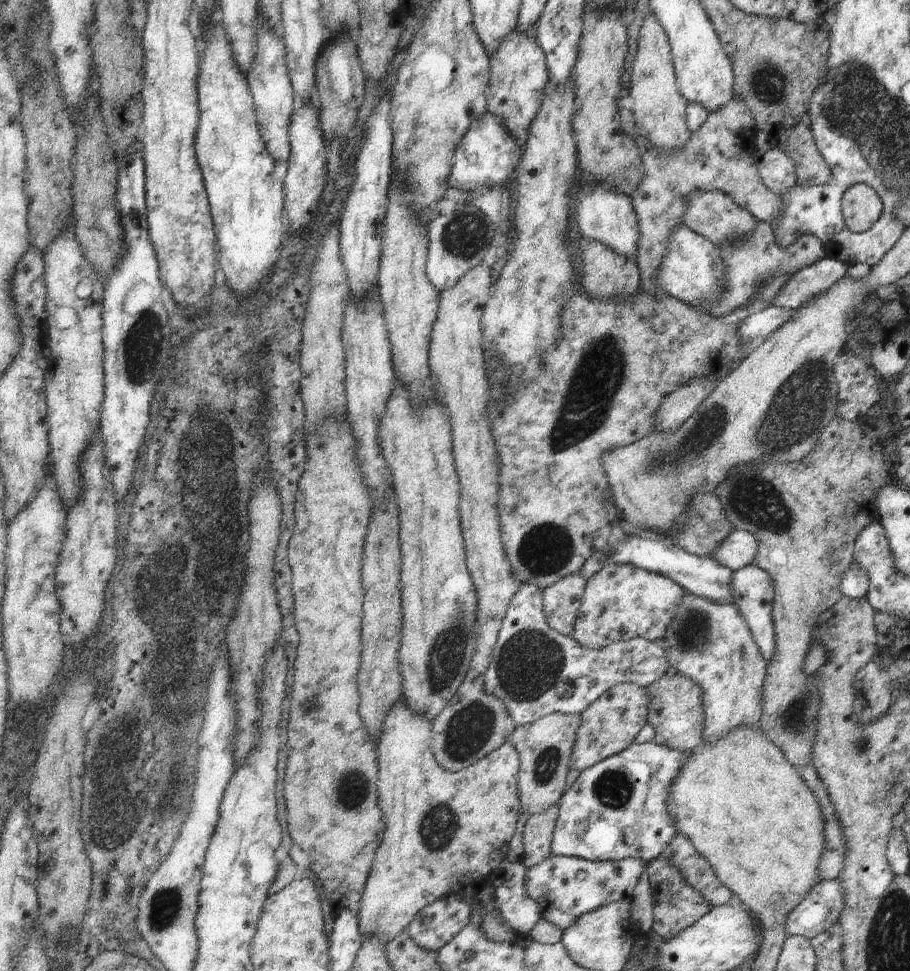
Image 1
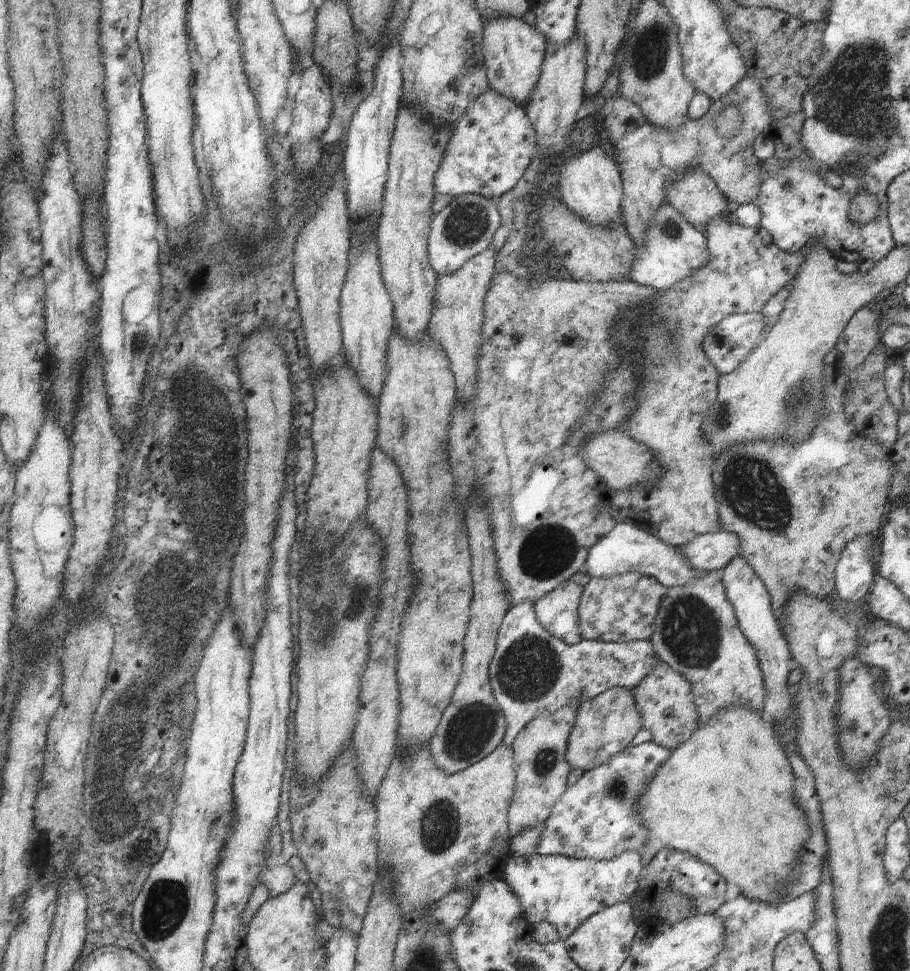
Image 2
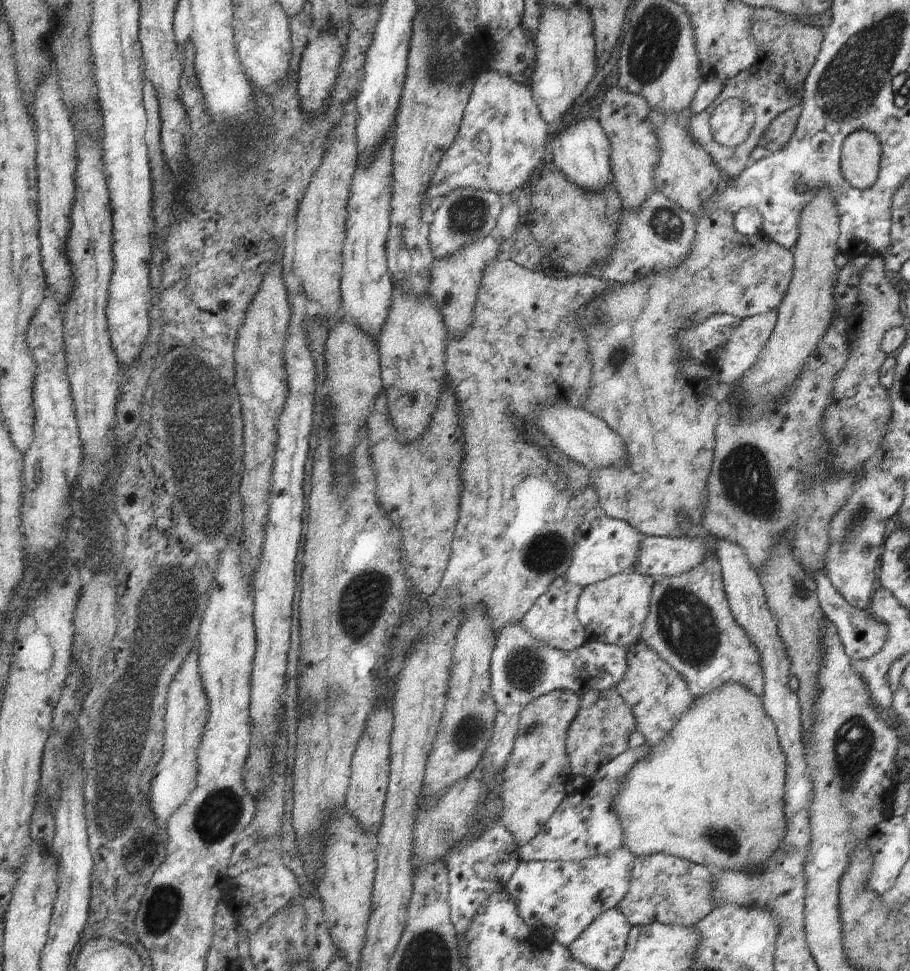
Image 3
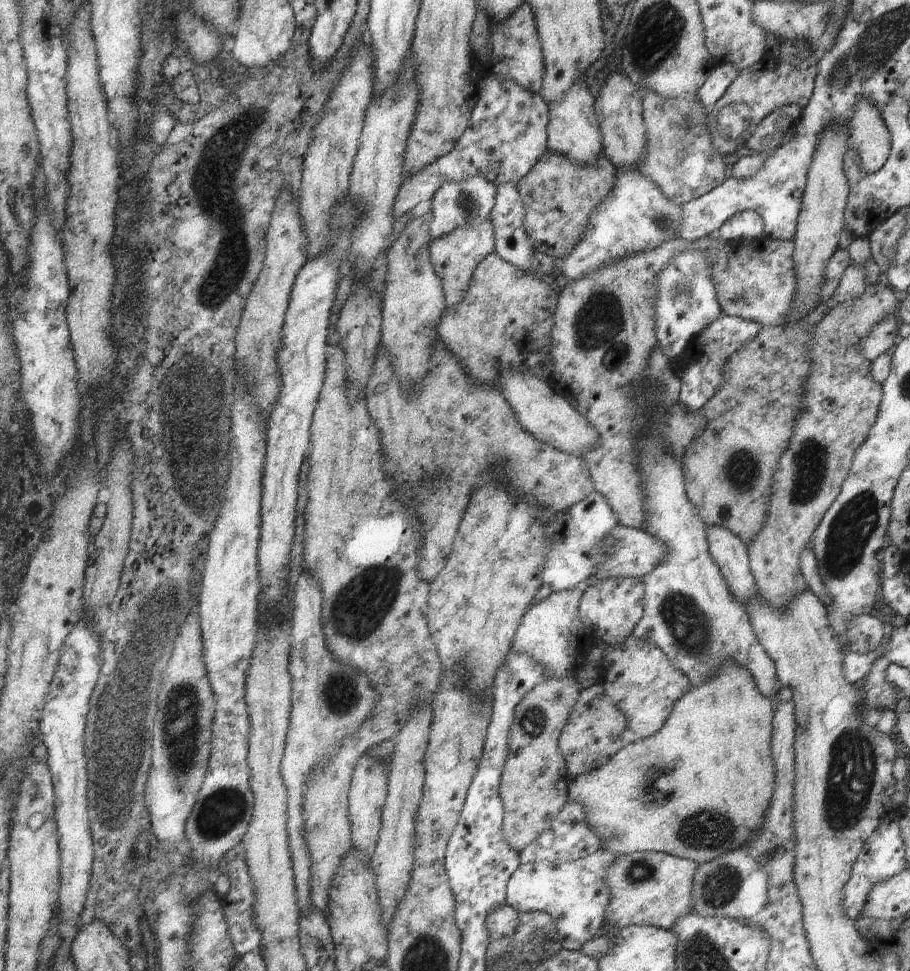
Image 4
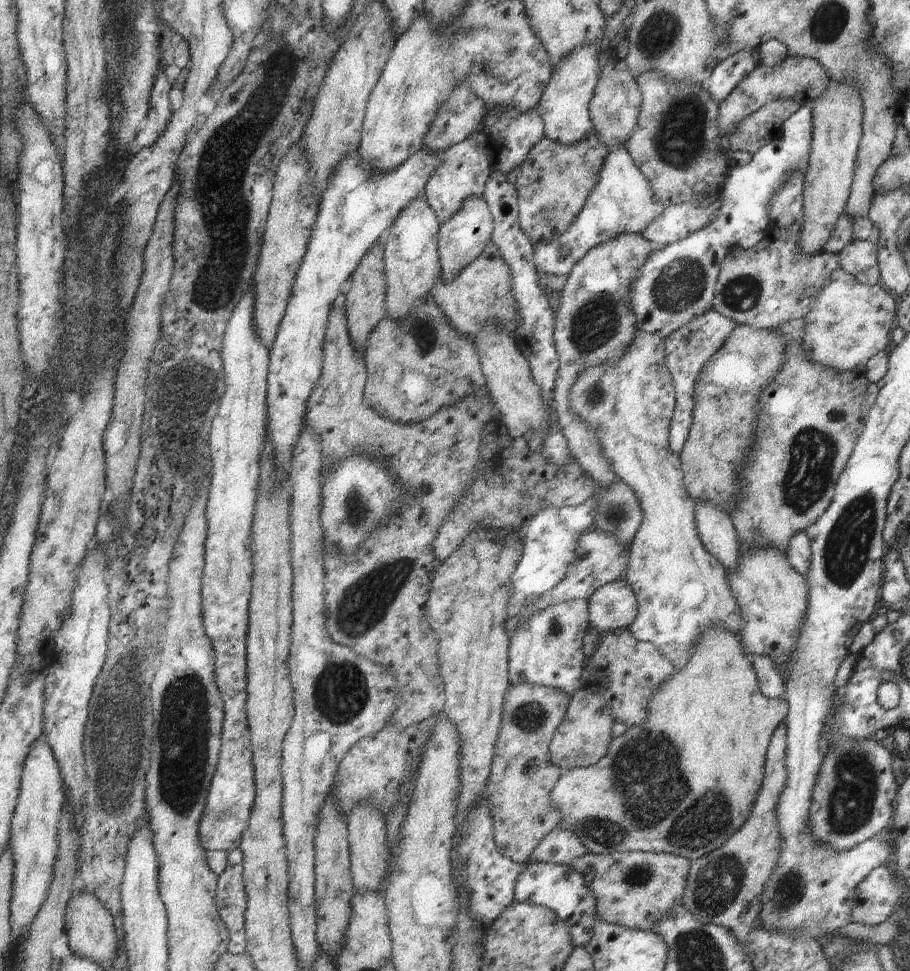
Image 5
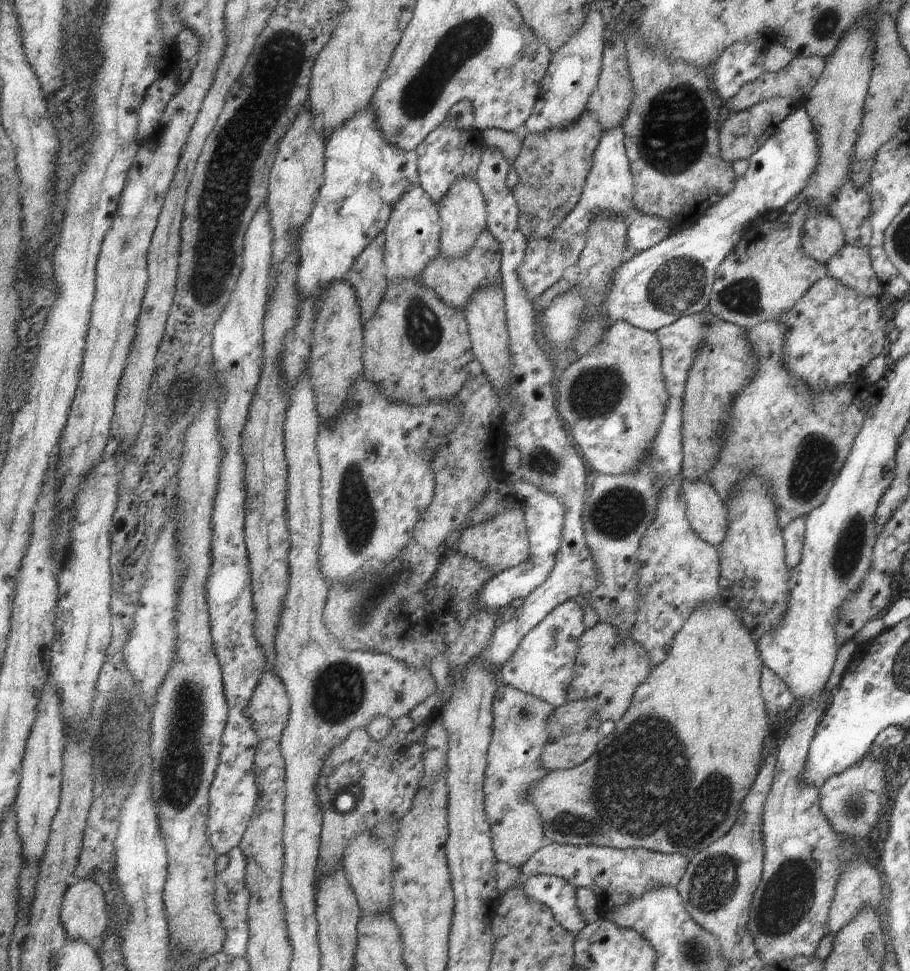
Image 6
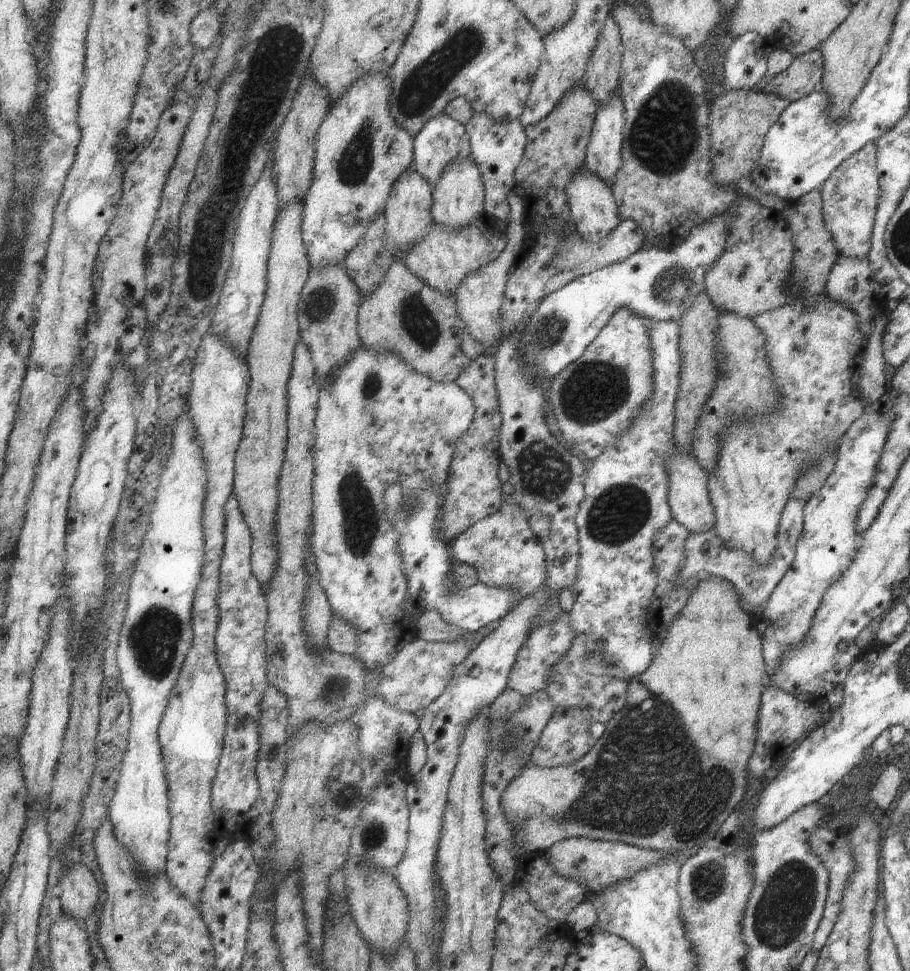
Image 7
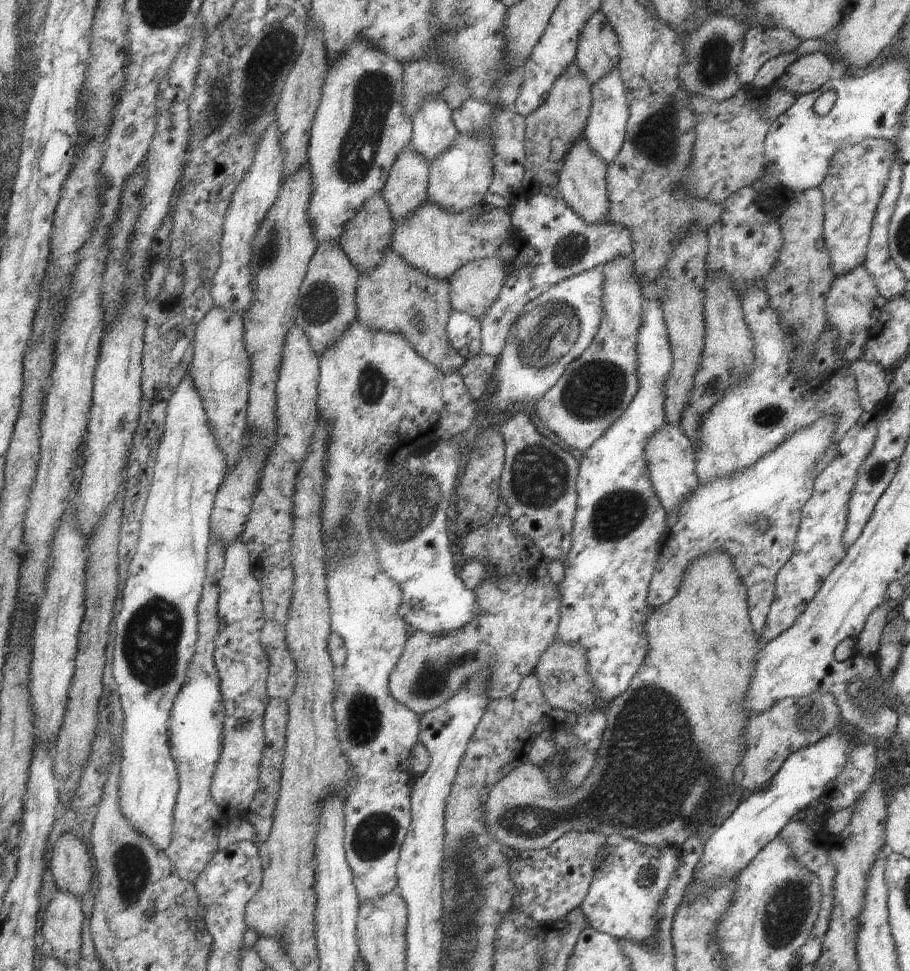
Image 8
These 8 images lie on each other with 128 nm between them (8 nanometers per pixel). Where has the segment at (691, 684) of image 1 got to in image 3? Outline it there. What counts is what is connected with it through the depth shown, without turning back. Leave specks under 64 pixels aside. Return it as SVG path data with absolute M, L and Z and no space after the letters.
M641 640L629 647L627 662L629 670L621 683L617 684L617 693L631 708L637 731L646 739L647 746L660 744L671 733L677 720L694 704L696 698L690 692L682 674L677 673Z

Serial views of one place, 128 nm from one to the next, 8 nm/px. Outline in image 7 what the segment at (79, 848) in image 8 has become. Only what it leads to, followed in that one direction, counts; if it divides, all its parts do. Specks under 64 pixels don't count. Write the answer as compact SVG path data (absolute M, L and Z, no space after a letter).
M75 864L66 874L59 878L56 888L62 912L75 918L85 920L93 917L99 902L99 884L93 871L85 864Z

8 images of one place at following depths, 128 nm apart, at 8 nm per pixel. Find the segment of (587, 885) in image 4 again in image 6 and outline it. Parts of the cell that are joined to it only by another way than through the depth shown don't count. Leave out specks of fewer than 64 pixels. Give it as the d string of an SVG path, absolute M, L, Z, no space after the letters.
M547 874L531 875L523 886L525 894L533 900L547 904L553 909L555 918L569 930L573 936L583 932L587 922L579 910L578 889L565 878Z

